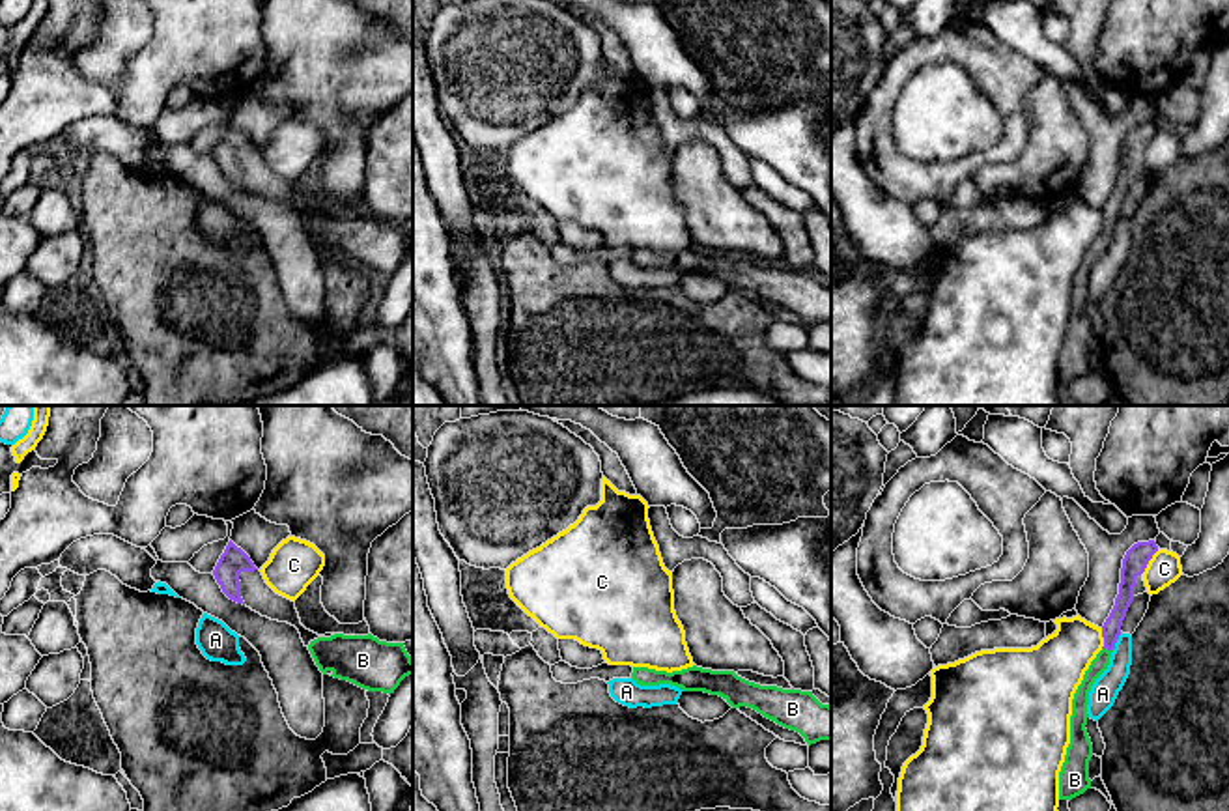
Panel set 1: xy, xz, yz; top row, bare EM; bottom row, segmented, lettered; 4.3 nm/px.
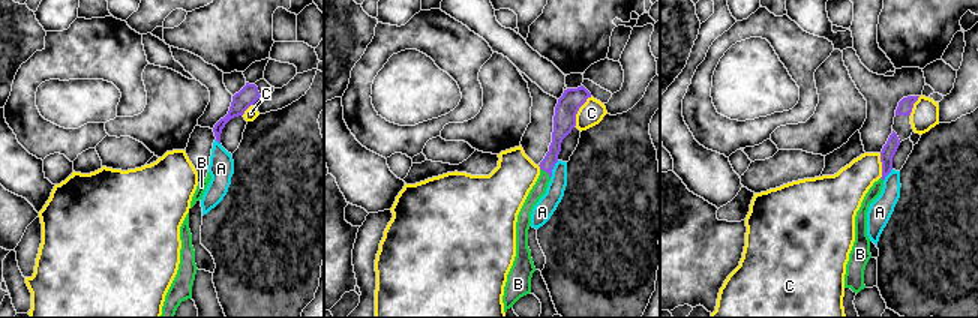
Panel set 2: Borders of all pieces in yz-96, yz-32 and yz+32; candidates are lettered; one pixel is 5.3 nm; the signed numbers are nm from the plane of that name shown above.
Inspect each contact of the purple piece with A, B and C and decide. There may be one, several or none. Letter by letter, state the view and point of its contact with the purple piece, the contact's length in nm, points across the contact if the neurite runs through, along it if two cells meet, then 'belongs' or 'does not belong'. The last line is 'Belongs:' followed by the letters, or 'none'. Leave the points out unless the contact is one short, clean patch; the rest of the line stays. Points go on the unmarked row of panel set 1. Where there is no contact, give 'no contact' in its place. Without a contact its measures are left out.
A: meets purple in yz at (1115, 223); contact 90 nm long; border along yz (1121, 213), (1112, 230); does not belong
B: meets purple in yz at (1108, 230); contact 50 nm long; runs through yz (1112, 208), (1108, 230), (1101, 243); belongs
C: meets purple in yz at (1149, 141); contact 130 nm long; does not belong
Belongs: B

